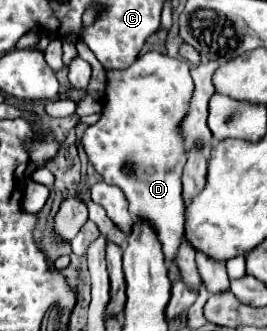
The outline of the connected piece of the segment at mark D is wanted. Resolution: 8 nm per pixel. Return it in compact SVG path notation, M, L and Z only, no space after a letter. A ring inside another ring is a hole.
M148 51L130 69L108 71L102 119L90 125L82 137L84 151L102 179L124 191L134 217L148 219L154 225L172 281L180 279L174 259L184 233L180 175L186 155L180 121L188 113L192 89L190 65L184 59Z

